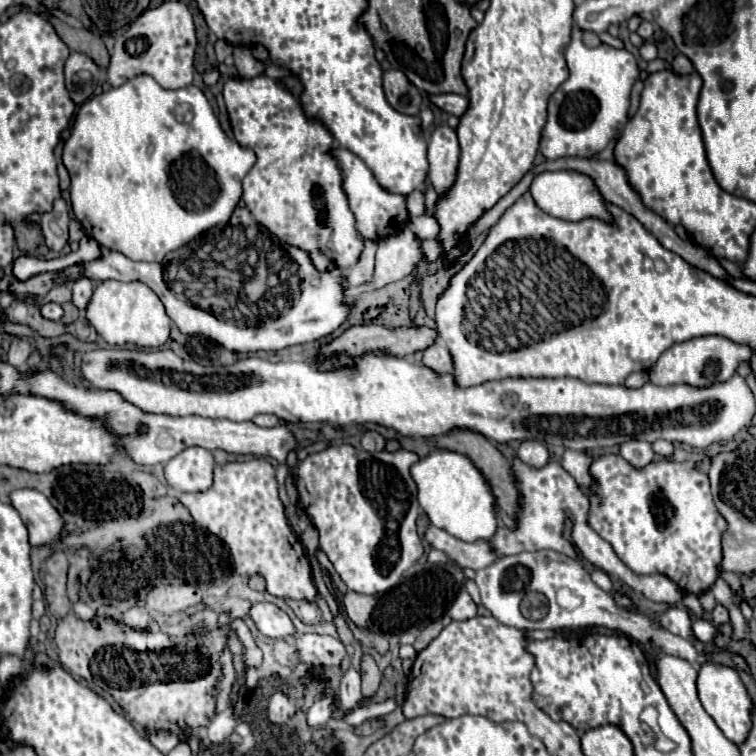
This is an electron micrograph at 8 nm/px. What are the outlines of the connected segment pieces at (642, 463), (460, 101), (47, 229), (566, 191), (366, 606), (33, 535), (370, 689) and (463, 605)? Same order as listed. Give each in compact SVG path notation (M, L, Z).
M627 441L621 445L621 457L629 461L635 469L647 467L651 461L655 461L655 453L649 443L645 441Z
M451 93L429 95L429 101L431 101L431 105L435 105L435 107L447 111L447 113L453 113L457 117L461 117L467 109L467 97L463 97L463 95L451 95Z
M59 197L53 203L53 211L41 215L41 227L43 227L43 235L45 235L45 245L49 249L61 251L67 245L67 241L69 241L67 225L69 225L69 207Z
M543 171L543 173L533 177L529 193L535 199L535 205L539 209L543 209L545 213L553 215L553 217L559 217L559 219L565 219L565 221L581 221L581 219L587 219L587 217L595 217L595 219L613 223L613 215L607 209L605 197L601 195L595 181L585 173L577 173L577 171Z
M347 591L343 597L343 605L347 611L347 617L361 629L365 629L365 625L369 623L371 617L371 609L375 607L375 597L371 595L359 595L355 591Z
M17 489L9 493L9 501L21 515L29 531L29 543L33 547L55 541L55 537L59 537L59 533L63 531L59 513L55 513L55 507L43 493L35 489Z
M363 655L361 659L361 677L363 677L363 699L365 701L371 701L379 689L379 683L381 683L381 671L379 667L375 665L373 657L369 655Z
M463 589L463 593L459 593L459 597L455 599L455 603L449 609L449 617L453 621L467 621L477 617L477 605L473 603L473 599L469 597L469 593Z

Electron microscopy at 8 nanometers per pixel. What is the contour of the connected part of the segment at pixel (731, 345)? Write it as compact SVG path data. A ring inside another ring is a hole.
M707 335L695 337L683 343L675 343L669 347L659 361L649 369L649 377L653 385L691 385L691 387L711 387L715 383L725 383L735 375L737 363L747 361L751 357L751 347L735 343L727 337Z

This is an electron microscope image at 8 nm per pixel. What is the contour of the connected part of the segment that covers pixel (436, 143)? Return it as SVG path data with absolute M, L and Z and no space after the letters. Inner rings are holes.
M447 123L435 127L429 139L429 181L437 193L443 193L455 181L455 161L459 161L459 141L455 129Z

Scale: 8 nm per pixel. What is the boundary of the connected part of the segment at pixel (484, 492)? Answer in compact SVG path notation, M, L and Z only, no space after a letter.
M437 447L411 467L411 477L417 485L419 505L427 513L431 525L467 543L491 541L497 533L499 517L491 483L467 455Z

